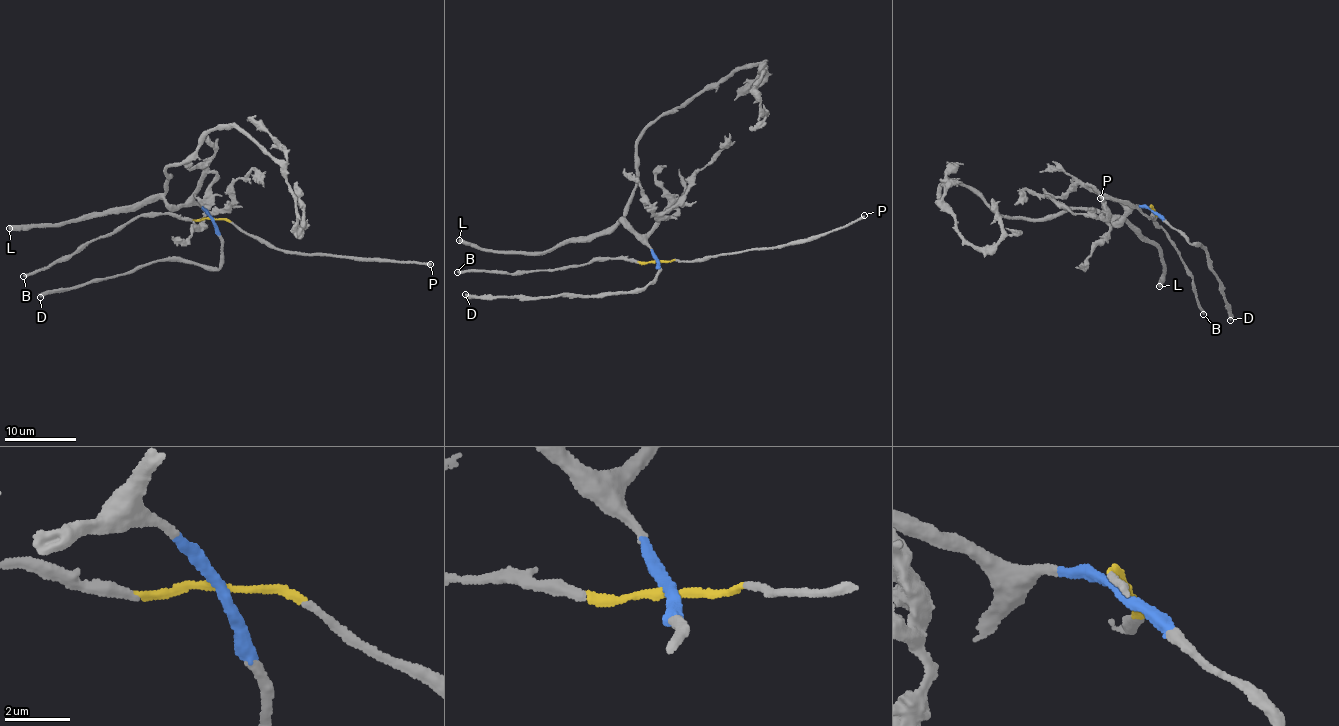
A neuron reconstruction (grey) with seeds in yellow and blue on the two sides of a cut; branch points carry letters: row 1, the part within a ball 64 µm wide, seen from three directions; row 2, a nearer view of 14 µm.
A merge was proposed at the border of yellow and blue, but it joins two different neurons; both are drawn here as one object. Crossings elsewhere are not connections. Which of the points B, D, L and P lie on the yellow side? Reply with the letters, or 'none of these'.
B, P

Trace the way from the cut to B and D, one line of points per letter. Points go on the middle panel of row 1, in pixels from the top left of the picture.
B: (657, 260), (631, 262), (616, 258), (512, 273), (457, 271)
D: (657, 260), (657, 278), (641, 289), (584, 297), (473, 298), (465, 295)

